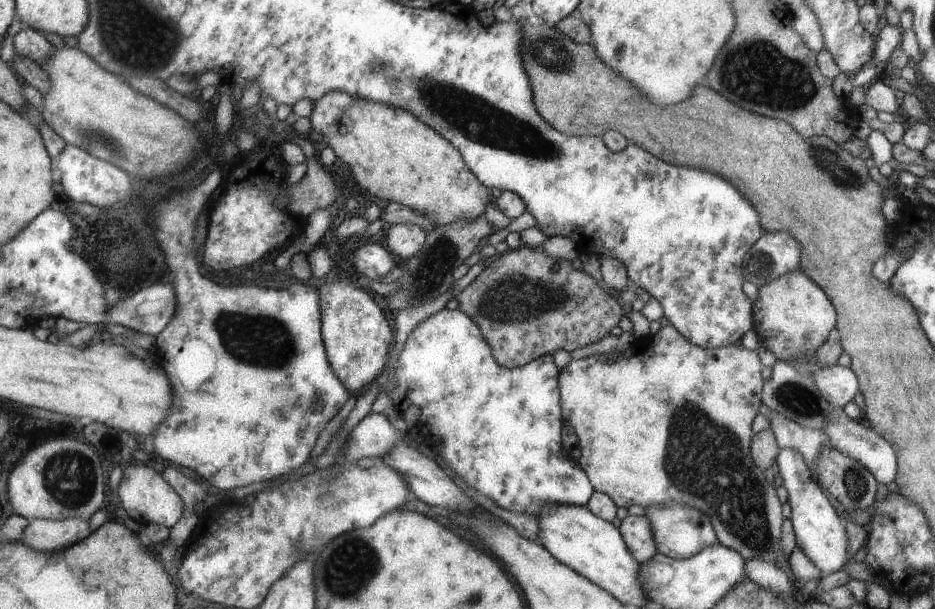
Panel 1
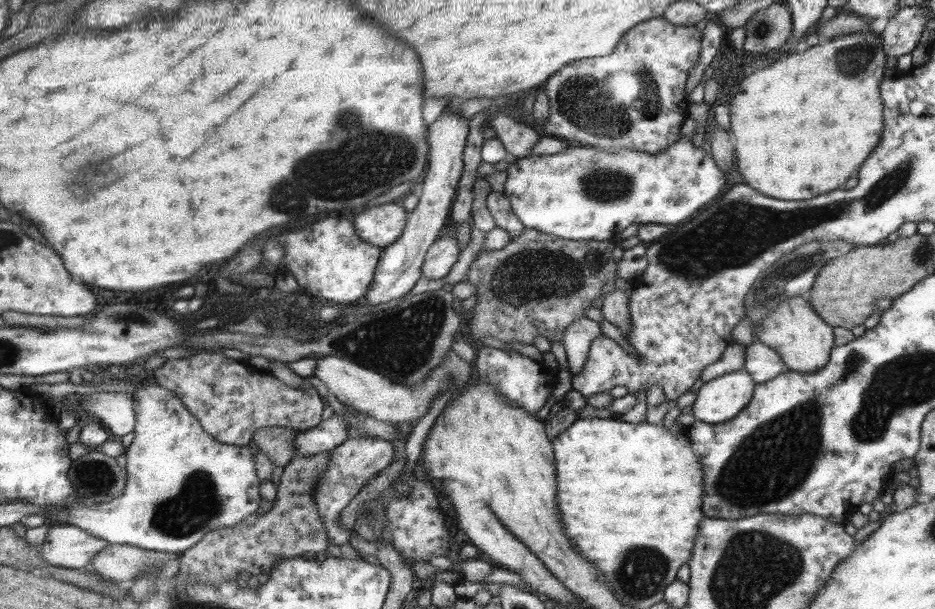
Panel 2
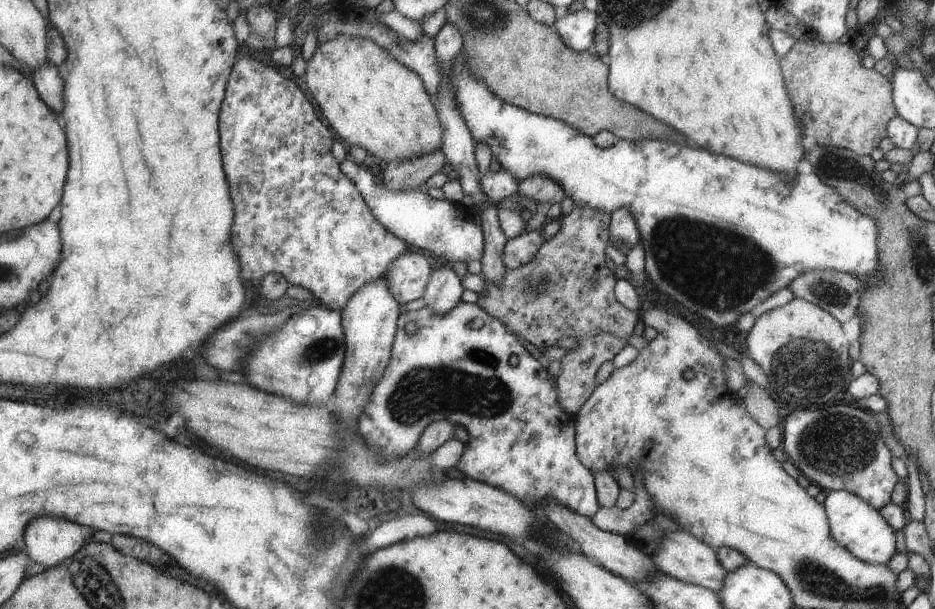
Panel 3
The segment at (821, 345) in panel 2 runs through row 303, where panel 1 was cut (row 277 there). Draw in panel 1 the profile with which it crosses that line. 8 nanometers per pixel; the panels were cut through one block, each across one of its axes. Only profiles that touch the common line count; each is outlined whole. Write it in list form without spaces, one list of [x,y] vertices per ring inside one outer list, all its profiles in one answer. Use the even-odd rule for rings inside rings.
[[[793,268],[787,274],[759,286],[754,304],[753,332],[761,346],[773,353],[776,360],[791,362],[791,358],[811,354],[827,340],[829,331],[837,321],[837,311],[829,296],[811,278]]]

